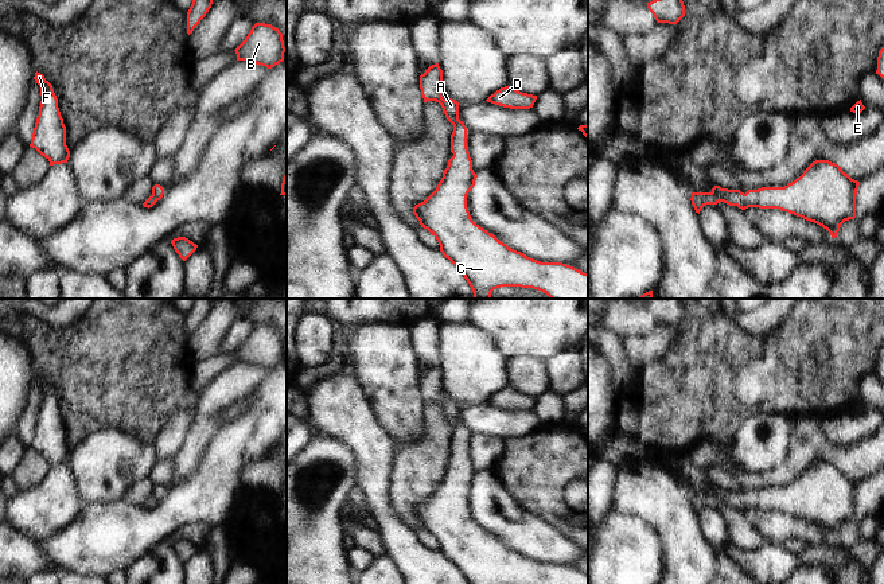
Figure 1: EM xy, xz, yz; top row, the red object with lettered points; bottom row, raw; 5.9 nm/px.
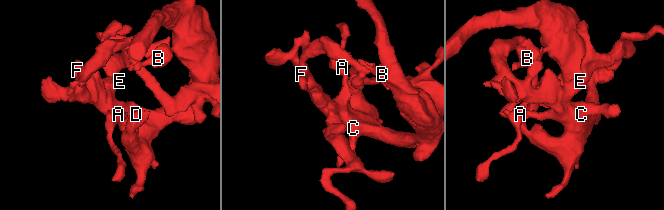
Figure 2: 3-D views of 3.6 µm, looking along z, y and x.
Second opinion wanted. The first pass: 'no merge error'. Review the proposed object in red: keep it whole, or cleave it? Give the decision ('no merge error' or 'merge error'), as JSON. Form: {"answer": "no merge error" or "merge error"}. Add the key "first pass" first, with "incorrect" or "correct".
{"first pass": "incorrect", "answer": "merge error"}

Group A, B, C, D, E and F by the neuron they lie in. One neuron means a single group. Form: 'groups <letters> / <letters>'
groups A / B C D E F

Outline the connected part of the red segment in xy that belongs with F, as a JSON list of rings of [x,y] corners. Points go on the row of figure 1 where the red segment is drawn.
[[[38,71],[34,79],[40,86],[42,101],[30,147],[44,156],[50,166],[67,163],[70,151],[66,145],[66,126],[52,85]]]

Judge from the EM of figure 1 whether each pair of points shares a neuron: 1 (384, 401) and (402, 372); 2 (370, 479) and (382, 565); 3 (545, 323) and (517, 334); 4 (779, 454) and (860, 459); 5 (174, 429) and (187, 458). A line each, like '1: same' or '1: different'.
1: same
2: different
3: same
4: different
5: different

